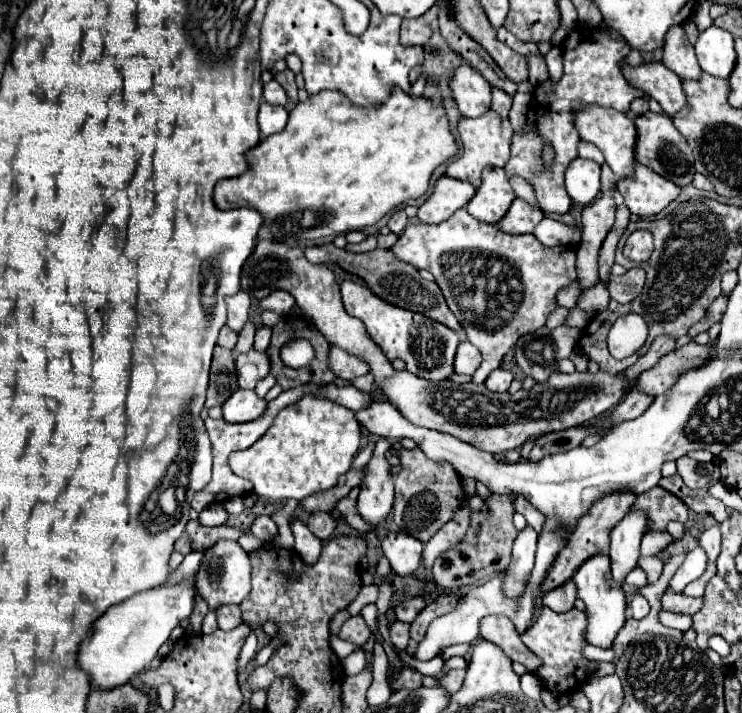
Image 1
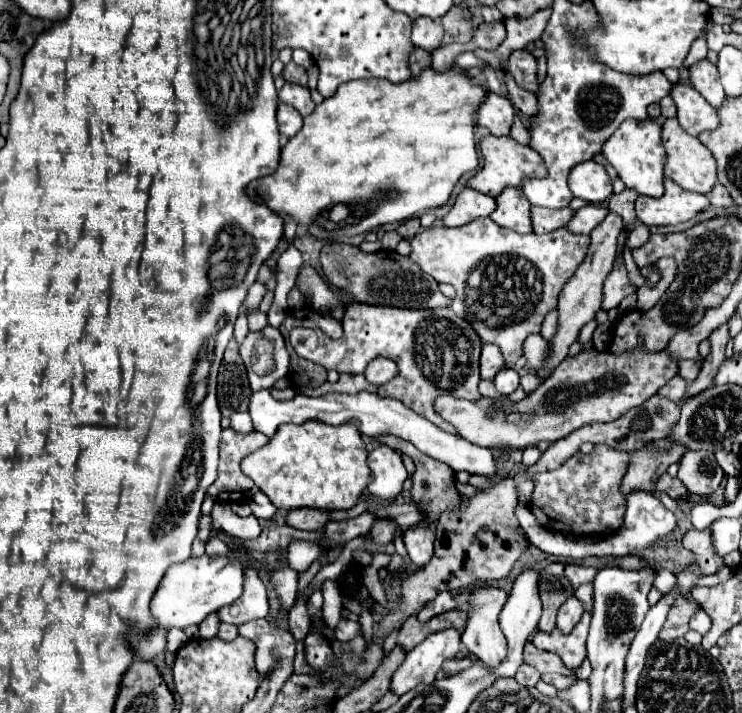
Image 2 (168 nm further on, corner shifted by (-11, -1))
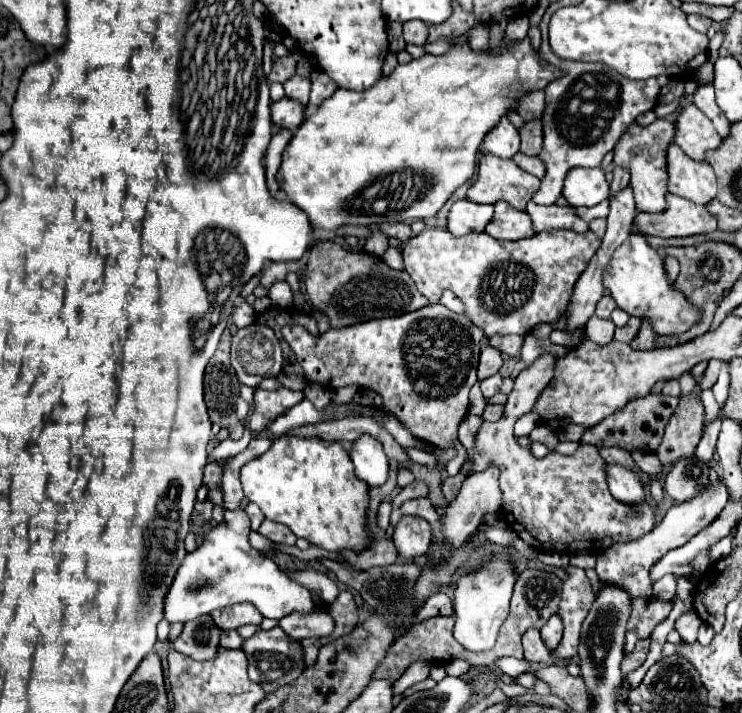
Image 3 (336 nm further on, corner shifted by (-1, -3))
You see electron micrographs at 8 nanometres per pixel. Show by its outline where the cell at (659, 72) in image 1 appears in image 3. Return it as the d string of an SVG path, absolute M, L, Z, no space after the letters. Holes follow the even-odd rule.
M687 105L681 107L677 117L677 141L675 141L685 155L693 161L705 161L707 151L713 151L721 145L721 137L713 131L713 123L695 107Z

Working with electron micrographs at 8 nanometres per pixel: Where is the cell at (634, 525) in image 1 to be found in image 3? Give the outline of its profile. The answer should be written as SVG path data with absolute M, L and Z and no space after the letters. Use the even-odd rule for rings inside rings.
M607 463L605 473L607 473L609 491L615 499L623 503L641 503L645 499L643 483L633 469L617 463Z

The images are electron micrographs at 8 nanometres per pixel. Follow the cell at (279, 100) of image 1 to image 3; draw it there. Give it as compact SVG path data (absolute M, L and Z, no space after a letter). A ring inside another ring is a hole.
M293 75L293 79L289 79L285 85L285 95L293 97L301 103L305 103L309 99L309 91L311 91L311 79L303 77L303 75Z

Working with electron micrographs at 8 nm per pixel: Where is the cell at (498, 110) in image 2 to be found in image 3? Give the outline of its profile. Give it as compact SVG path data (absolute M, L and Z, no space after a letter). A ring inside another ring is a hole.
M503 117L499 121L499 125L485 135L481 151L497 155L501 159L511 159L519 151L517 129L511 125L511 121L507 117Z

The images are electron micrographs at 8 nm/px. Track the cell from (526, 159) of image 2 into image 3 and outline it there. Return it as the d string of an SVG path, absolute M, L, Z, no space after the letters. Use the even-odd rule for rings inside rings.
M483 155L479 161L477 181L467 191L467 199L473 203L497 203L507 201L509 205L525 211L525 205L537 193L539 179L525 173L515 165L513 159L497 159L495 155Z

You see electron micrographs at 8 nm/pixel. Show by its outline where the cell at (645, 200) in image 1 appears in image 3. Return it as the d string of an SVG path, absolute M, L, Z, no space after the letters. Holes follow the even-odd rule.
M667 195L667 211L663 213L637 213L635 227L639 227L645 235L657 237L691 237L705 235L717 229L717 221L709 215L707 207L695 205L683 197Z

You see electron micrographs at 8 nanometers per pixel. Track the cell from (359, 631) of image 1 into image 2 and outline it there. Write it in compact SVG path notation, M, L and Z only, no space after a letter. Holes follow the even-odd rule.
M341 619L339 625L335 627L335 637L337 637L339 641L351 641L353 637L357 637L359 631L361 631L361 623L359 623L359 621Z

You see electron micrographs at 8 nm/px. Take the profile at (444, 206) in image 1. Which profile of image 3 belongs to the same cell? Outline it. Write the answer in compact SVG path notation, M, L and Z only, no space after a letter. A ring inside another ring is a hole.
M461 199L453 203L449 211L447 229L453 235L467 235L473 231L485 231L485 225L493 217L493 205L471 203L469 199Z

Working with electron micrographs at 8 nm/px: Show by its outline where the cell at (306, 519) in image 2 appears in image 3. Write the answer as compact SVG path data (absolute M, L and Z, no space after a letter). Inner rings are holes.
M263 521L261 527L259 527L259 533L263 537L267 537L269 541L273 543L279 543L279 545L295 545L297 537L289 531L289 527L281 525L281 523L271 523L271 521Z

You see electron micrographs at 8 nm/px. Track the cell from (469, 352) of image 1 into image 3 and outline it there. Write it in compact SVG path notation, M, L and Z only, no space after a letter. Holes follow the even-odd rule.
M489 345L483 347L483 349L481 349L479 371L477 371L479 381L483 381L485 377L495 375L495 373L501 369L501 365L503 365L503 357L501 357L501 353L499 353L495 347L489 347Z

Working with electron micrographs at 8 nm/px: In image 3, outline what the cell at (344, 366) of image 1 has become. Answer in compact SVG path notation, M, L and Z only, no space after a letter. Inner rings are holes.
M437 303L399 317L373 319L337 331L329 329L318 336L307 333L299 325L285 325L281 333L295 351L309 383L317 383L325 389L355 385L357 389L375 391L383 397L383 407L397 415L397 419L401 419L401 423L405 423L405 427L419 439L441 449L449 449L451 441L457 439L457 427L469 409L469 389L477 381L481 339L485 339L485 333L473 325L467 315L457 315Z

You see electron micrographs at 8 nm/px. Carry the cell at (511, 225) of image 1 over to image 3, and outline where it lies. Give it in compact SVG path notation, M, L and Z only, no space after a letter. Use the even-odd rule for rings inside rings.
M531 201L527 205L527 213L531 215L531 221L537 233L551 231L551 229L579 229L579 231L589 229L587 223L577 217L573 207L559 207L559 205L545 207L545 205L537 205Z

